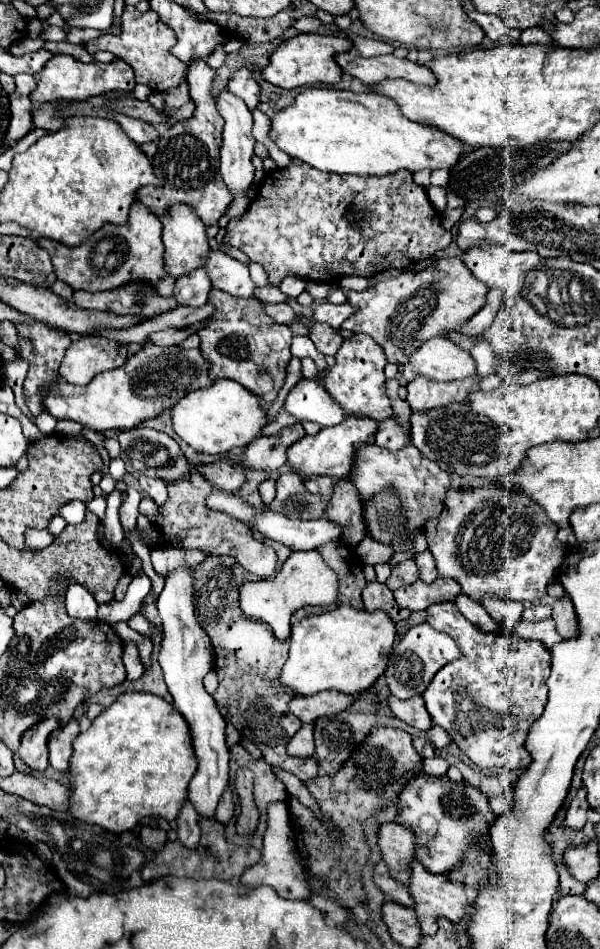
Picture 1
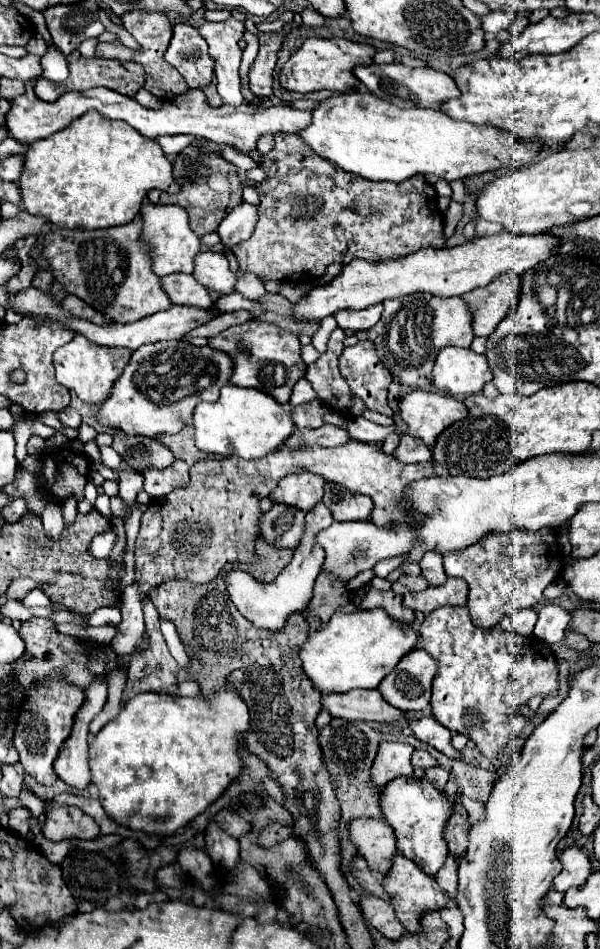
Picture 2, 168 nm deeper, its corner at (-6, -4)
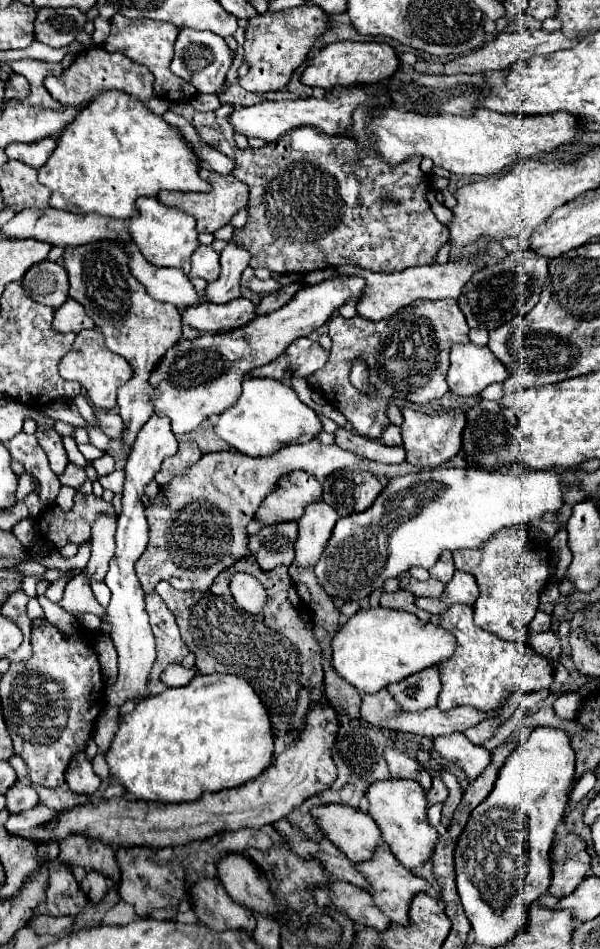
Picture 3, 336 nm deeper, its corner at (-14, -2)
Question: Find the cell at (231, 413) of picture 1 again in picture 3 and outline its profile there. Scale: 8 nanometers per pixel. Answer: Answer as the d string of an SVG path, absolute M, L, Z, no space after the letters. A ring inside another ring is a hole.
M244 377L240 399L224 413L220 413L214 429L232 449L258 457L274 453L276 447L284 447L296 441L302 443L318 437L318 433L322 431L322 421L308 405L298 399L294 387L278 383L276 379Z

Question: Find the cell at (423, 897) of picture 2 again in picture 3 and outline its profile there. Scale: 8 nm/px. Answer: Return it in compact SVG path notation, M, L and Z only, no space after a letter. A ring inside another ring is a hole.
M378 843L372 859L368 859L366 863L356 863L356 867L358 867L358 871L360 871L362 875L366 875L368 883L372 885L370 895L372 895L374 903L378 905L378 909L380 909L390 921L394 921L394 923L398 923L398 925L404 925L404 923L408 921L410 899L412 899L416 893L426 891L426 887L428 887L426 879L414 877L414 875L410 873L410 869L406 869L406 867L390 853L390 849L388 849L386 843Z

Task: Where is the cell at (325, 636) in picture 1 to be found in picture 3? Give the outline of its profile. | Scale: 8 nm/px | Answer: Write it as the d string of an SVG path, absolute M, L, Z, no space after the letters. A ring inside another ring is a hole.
M362 607L350 617L332 639L332 665L338 675L362 693L376 693L390 683L398 683L440 661L450 659L456 643L454 635L434 623L422 623L416 615L384 609Z

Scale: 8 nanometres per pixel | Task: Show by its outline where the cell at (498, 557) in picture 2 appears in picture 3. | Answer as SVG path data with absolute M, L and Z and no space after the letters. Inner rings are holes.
M506 527L492 535L478 549L454 551L454 565L458 571L472 573L480 587L480 597L474 603L474 623L484 631L494 633L504 641L526 643L528 625L538 611L538 595L548 583L550 555L544 547L524 545L520 547L520 527Z

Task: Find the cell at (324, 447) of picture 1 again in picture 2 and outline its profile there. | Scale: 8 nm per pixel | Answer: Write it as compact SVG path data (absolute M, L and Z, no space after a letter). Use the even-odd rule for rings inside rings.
M298 471L298 473L286 475L278 483L274 493L270 493L270 497L276 503L282 501L286 505L300 507L302 511L310 511L318 501L322 501L324 485L326 485L326 479L322 475Z

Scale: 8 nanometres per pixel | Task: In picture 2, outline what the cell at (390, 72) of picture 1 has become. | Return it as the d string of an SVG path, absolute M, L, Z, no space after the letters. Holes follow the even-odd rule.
M390 63L390 65L366 65L356 67L354 75L368 87L370 93L394 103L394 105L406 105L406 107L436 107L442 101L448 101L452 97L458 97L460 91L454 83L454 79L442 71L436 71L432 67L406 67L402 63Z

